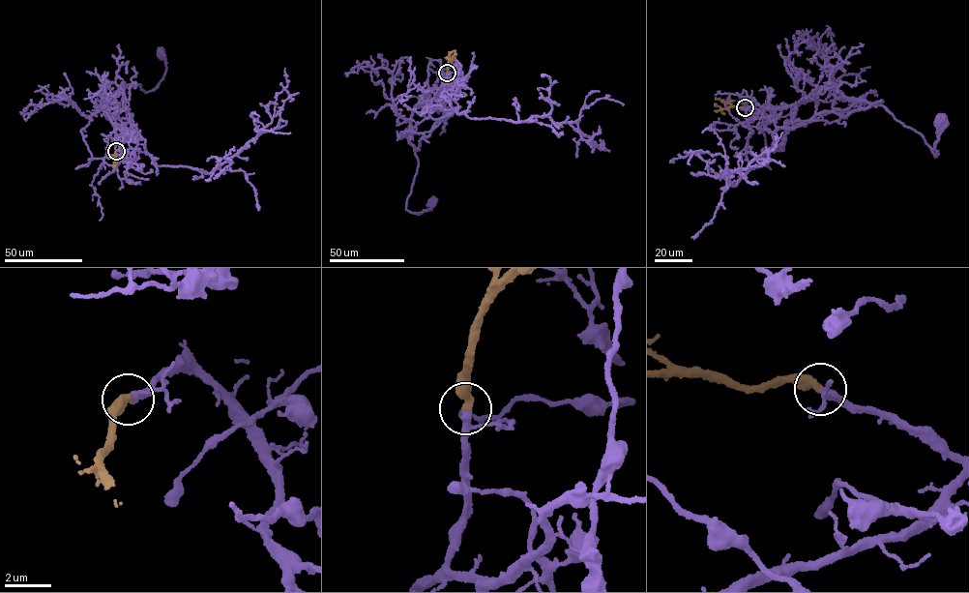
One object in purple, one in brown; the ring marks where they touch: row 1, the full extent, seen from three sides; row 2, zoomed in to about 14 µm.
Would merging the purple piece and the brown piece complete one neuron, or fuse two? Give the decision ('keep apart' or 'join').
join

